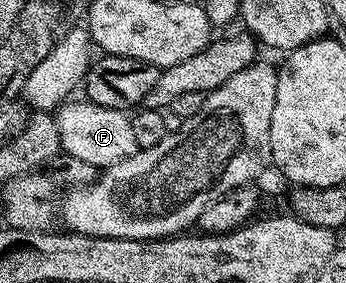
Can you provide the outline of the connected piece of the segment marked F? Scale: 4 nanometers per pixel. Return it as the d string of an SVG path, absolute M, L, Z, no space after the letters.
M66 101L56 111L58 132L65 154L70 154L82 163L91 163L92 166L98 167L97 169L105 169L138 152L136 137L132 134L130 115L127 112L98 107L89 101L81 102Z

